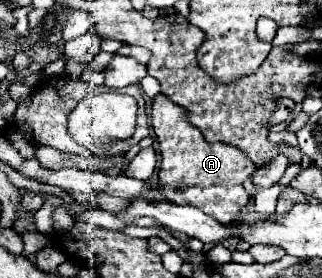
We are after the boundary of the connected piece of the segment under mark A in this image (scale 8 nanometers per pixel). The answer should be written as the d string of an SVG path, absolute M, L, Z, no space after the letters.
M158 93L152 101L152 129L160 143L162 165L158 171L160 191L166 201L180 205L194 205L206 215L214 217L218 223L230 225L238 219L240 209L248 205L250 195L243 187L248 177L256 171L252 159L242 149L226 143L208 143L200 129L196 129L188 121L188 111L180 109L174 101L168 101L162 93Z

